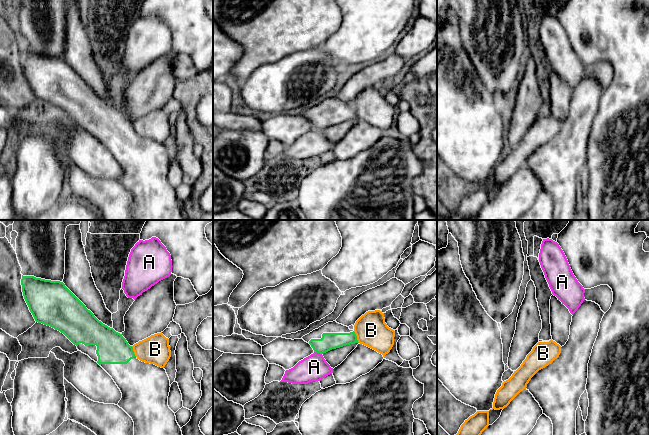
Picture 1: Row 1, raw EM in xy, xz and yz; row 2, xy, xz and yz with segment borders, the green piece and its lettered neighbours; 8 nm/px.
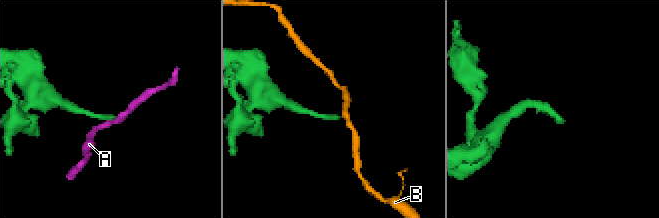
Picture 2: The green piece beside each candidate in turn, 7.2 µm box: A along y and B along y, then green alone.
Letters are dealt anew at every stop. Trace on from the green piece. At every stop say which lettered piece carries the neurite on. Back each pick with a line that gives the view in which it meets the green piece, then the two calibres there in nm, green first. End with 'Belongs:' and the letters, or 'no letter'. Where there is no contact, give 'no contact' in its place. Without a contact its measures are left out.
Belongs: no letter

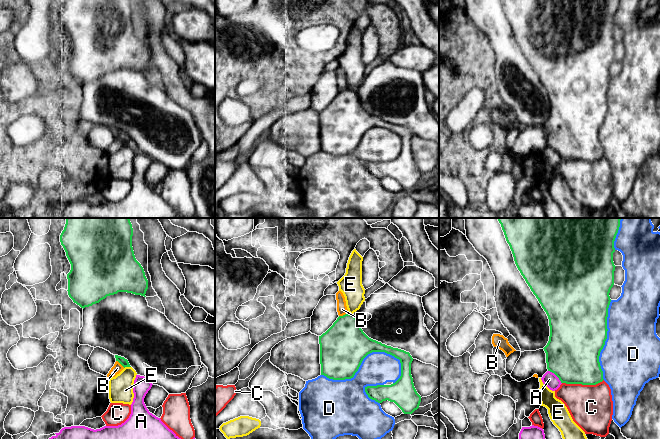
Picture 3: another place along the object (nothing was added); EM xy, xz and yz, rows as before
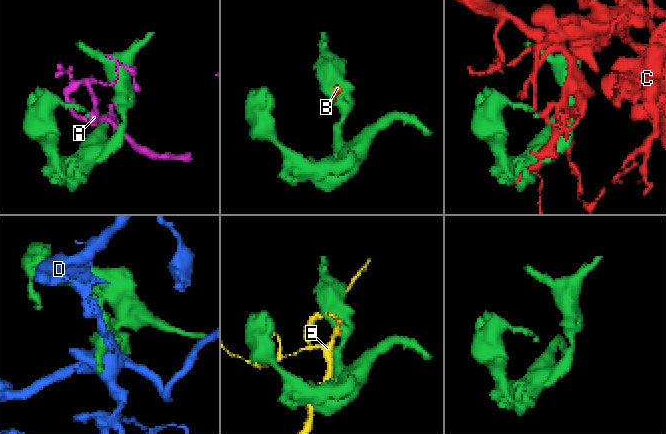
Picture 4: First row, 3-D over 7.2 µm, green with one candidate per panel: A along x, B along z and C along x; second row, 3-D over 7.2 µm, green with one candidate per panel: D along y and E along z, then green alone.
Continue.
Belongs: no letter

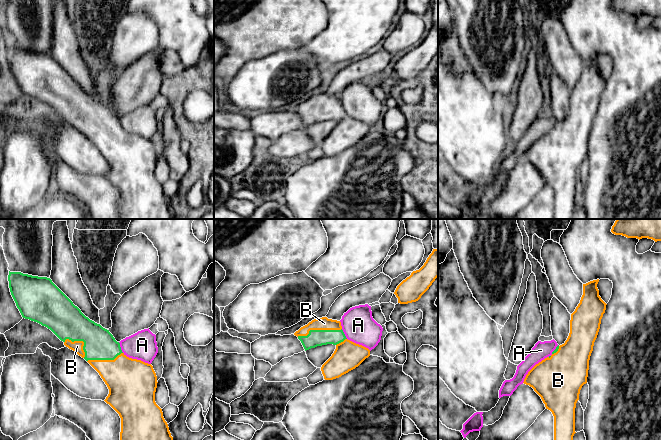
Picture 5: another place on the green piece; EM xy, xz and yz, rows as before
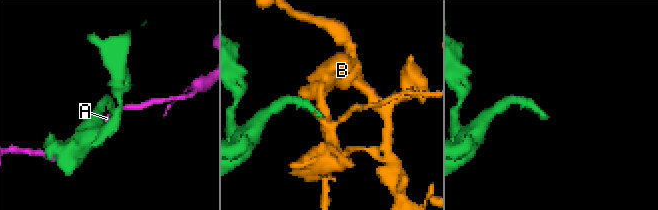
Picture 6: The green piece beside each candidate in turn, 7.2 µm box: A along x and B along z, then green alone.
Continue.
B: meets green in xz; 130 nm thick on the green side, 100 nm on the other
Belongs: B

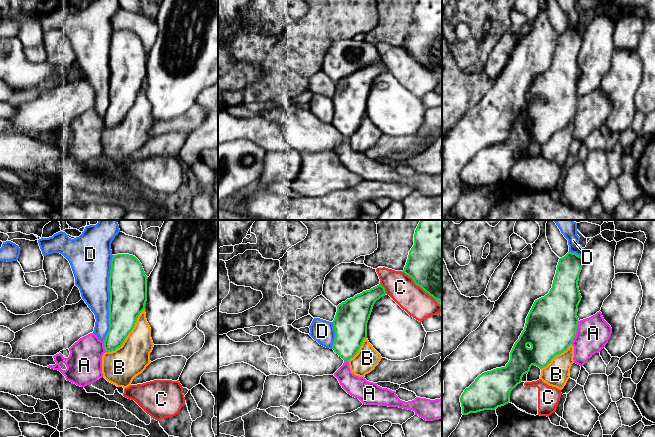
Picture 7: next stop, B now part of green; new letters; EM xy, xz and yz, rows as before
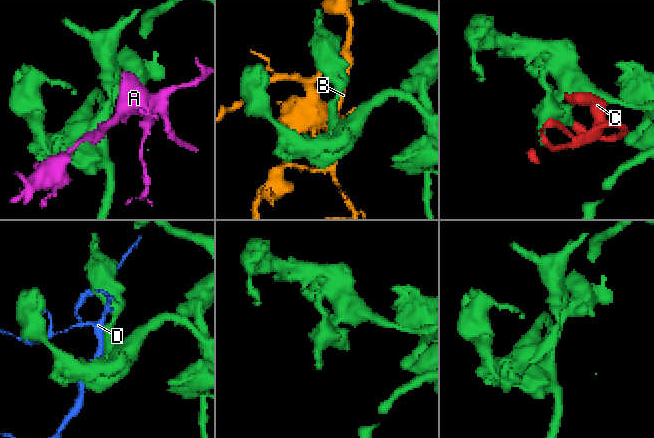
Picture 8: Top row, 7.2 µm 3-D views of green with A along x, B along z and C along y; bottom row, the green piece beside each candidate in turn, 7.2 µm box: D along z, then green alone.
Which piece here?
Belongs: no letter

